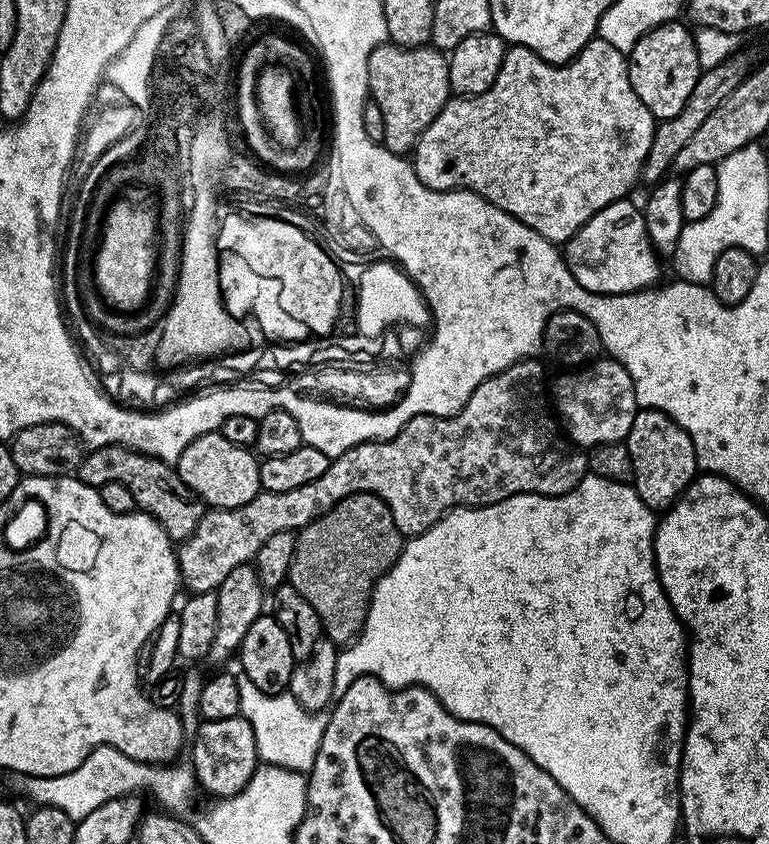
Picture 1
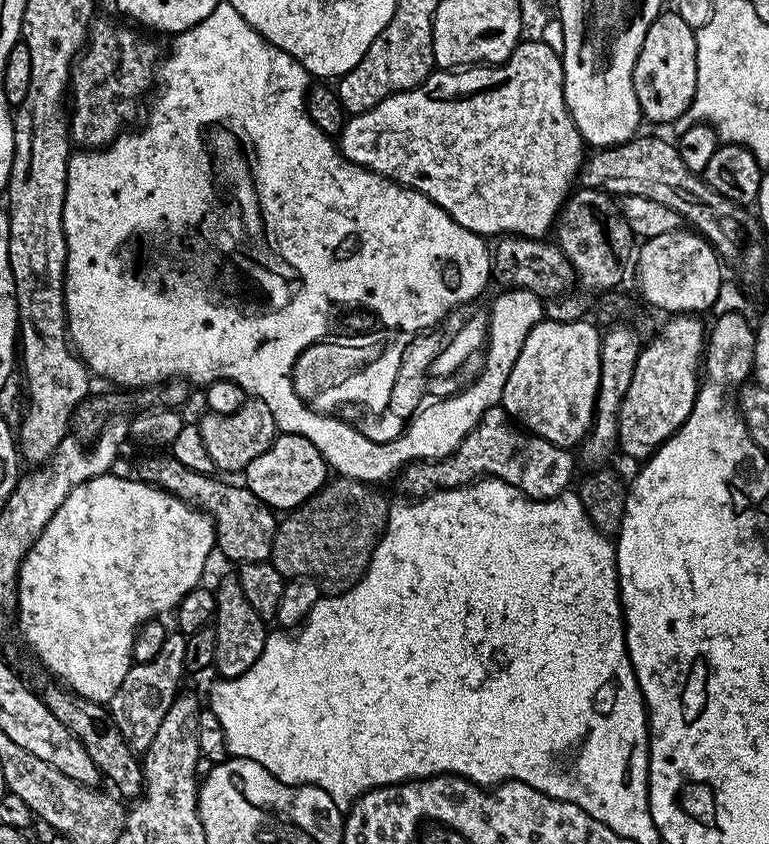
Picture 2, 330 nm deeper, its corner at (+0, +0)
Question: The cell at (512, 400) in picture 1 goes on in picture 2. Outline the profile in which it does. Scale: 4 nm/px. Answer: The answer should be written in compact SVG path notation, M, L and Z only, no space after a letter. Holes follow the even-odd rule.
M491 406L450 456L440 460L414 460L404 465L402 477L408 491L405 493L412 498L427 496L442 488L463 488L477 480L491 478L522 490L534 500L552 500L569 491L571 484L568 483L576 468L577 461L569 449L521 428L502 406Z

